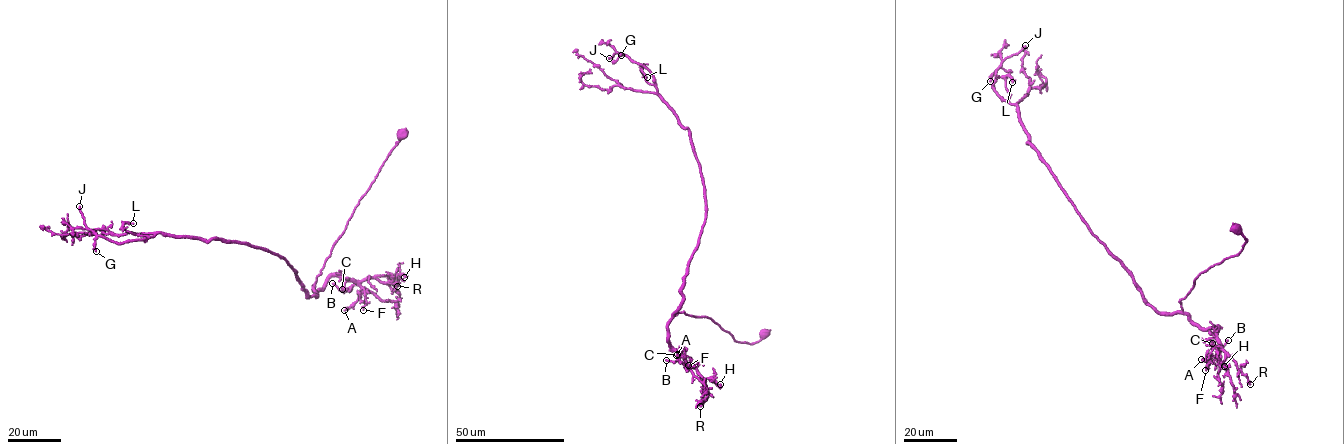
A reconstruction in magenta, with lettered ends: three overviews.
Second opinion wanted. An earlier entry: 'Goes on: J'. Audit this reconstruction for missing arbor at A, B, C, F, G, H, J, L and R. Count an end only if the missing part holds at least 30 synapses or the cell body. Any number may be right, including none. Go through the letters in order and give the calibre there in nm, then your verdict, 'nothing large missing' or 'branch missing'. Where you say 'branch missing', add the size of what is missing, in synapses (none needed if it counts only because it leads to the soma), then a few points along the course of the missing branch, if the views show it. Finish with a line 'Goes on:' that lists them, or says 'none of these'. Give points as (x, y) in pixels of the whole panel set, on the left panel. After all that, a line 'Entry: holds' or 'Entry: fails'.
A: calibre 110 nm; nothing large missing
B: calibre 170 nm; nothing large missing
C: calibre 110 nm; nothing large missing
F: calibre 90 nm; nothing large missing
G: calibre 130 nm; nothing large missing
H: calibre 130 nm; nothing large missing
J: calibre 240 nm; branch missing; 50 synapses; course (79, 206), (71, 189), (62, 182)
L: calibre 130 nm; nothing large missing
R: calibre 170 nm; nothing large missing
Goes on: J
Entry: holds

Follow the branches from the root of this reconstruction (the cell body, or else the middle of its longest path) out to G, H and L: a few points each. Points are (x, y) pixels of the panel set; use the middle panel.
G: (764, 335), (738, 342), (711, 318), (673, 316), (706, 215), (704, 186), (689, 129), (648, 70), (621, 55)
H: (764, 335), (753, 344), (738, 342), (711, 318), (683, 312), (673, 316), (669, 346), (702, 377), (720, 384)
L: (764, 335), (753, 344), (738, 342), (711, 318), (673, 316), (706, 203), (689, 131), (647, 77)

